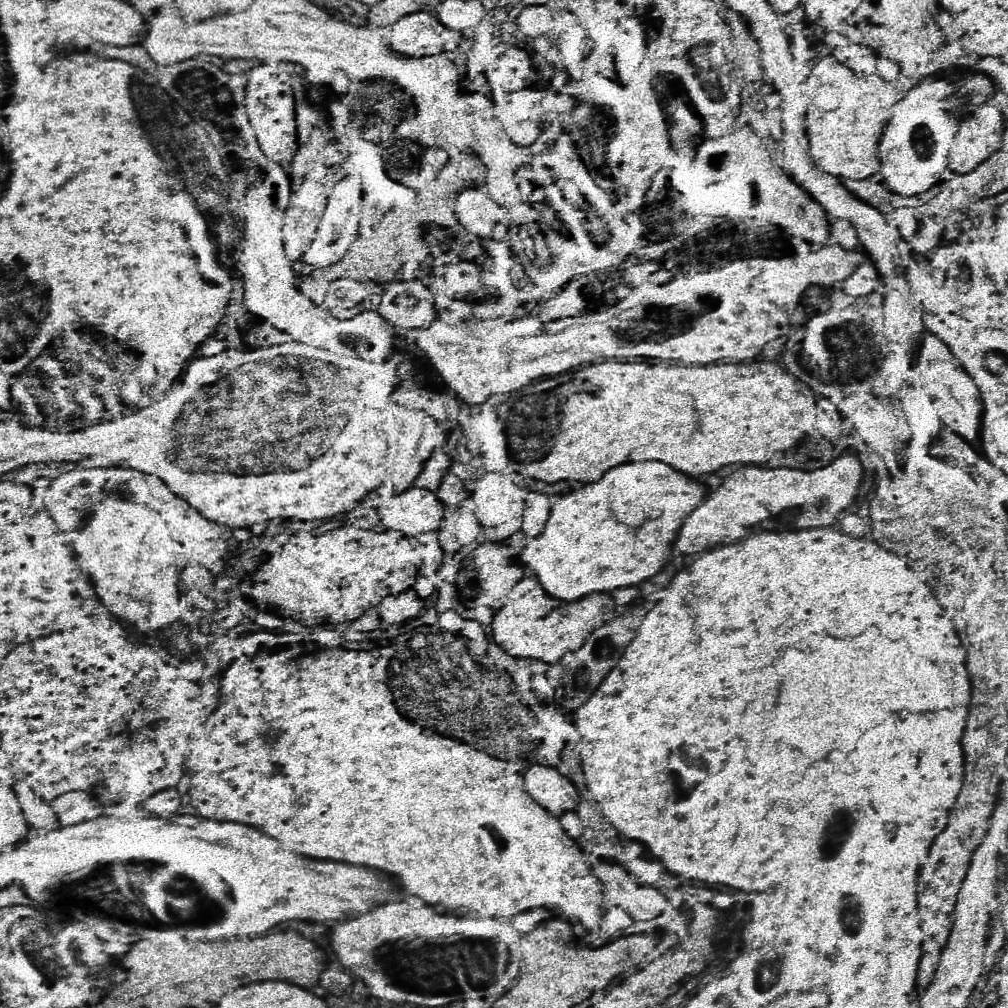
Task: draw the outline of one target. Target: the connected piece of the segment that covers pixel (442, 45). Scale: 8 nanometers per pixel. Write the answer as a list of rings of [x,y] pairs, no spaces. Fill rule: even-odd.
[[[410,13],[388,27],[388,45],[396,53],[408,57],[426,57],[454,51],[460,43],[460,33],[442,27],[432,13]]]

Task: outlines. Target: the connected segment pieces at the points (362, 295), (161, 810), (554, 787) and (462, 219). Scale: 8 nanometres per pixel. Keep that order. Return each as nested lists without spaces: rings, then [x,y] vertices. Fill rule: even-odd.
[[[336,279],[326,285],[326,305],[330,309],[354,307],[366,299],[366,285],[354,279]]]
[[[166,787],[146,797],[140,807],[150,815],[170,815],[180,805],[180,793],[176,787]]]
[[[532,765],[526,771],[524,781],[532,799],[554,817],[560,817],[578,805],[578,795],[572,781],[560,775],[554,767]]]
[[[462,189],[454,205],[454,215],[468,233],[484,239],[502,239],[510,225],[508,211],[494,205],[480,189]]]

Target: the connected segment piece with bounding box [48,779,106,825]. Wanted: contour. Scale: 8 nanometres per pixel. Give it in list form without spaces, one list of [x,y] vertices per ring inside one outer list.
[[[98,781],[88,791],[68,791],[52,797],[48,801],[50,809],[54,809],[54,817],[58,825],[74,825],[82,821],[96,819],[102,813],[100,801],[96,801],[96,795],[100,795],[106,787],[106,781]]]

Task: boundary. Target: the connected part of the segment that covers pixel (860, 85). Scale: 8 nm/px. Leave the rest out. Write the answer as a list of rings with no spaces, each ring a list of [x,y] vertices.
[[[828,55],[822,57],[804,81],[804,97],[808,103],[806,141],[814,163],[830,177],[850,183],[862,181],[880,171],[878,145],[884,125],[890,119],[890,109],[898,101],[892,85],[872,79],[852,79],[836,69],[838,61]]]

